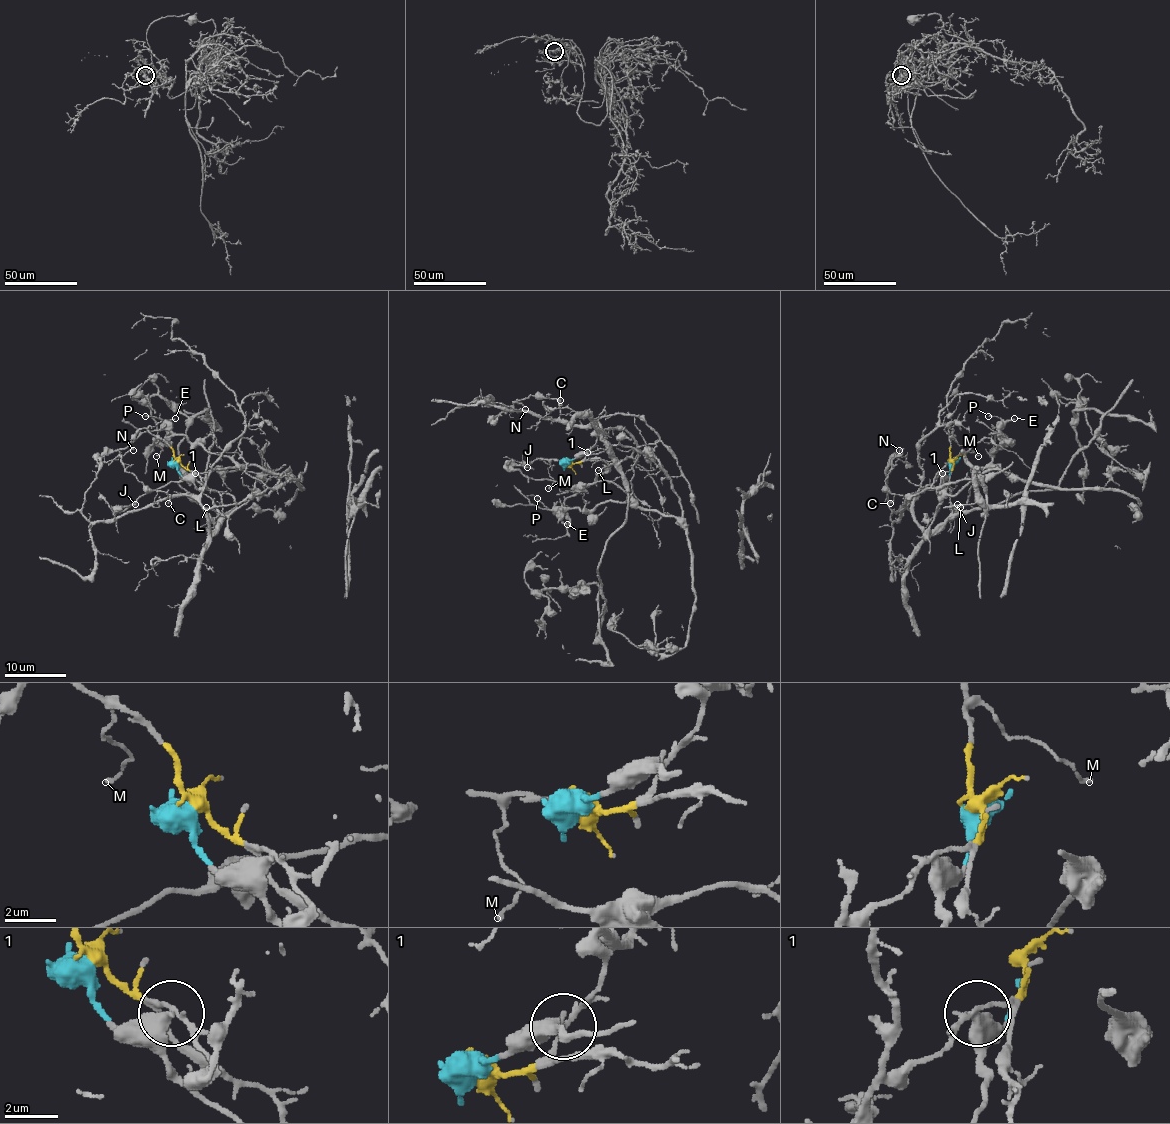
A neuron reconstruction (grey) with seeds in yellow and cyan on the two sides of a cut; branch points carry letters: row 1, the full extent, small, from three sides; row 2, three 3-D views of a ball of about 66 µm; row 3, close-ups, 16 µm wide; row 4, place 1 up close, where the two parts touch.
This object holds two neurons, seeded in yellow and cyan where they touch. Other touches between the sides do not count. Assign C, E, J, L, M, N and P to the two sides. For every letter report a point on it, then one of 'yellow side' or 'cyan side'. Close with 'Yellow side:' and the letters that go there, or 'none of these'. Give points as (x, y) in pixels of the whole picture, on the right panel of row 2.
C: (890, 503) | yellow side
E: (1014, 418) | cyan side
J: (957, 504) | cyan side
L: (960, 507) | yellow side
M: (978, 456) | yellow side
N: (899, 450) | yellow side
P: (988, 416) | cyan side
Yellow side: C, L, M, N

